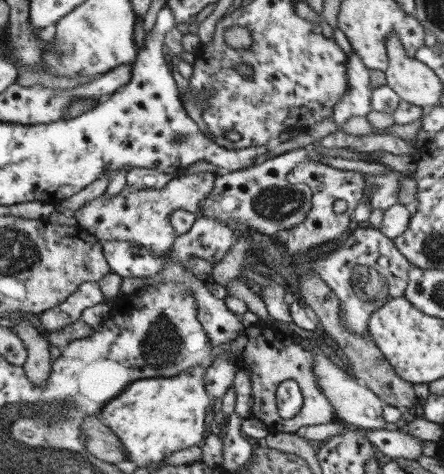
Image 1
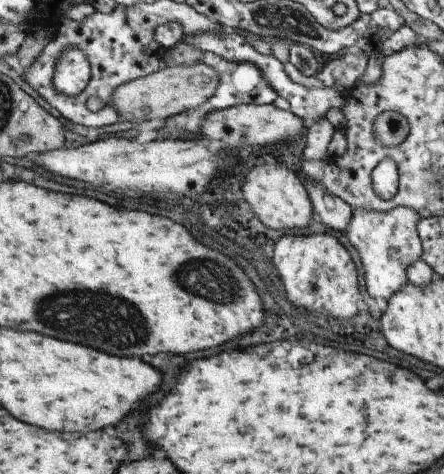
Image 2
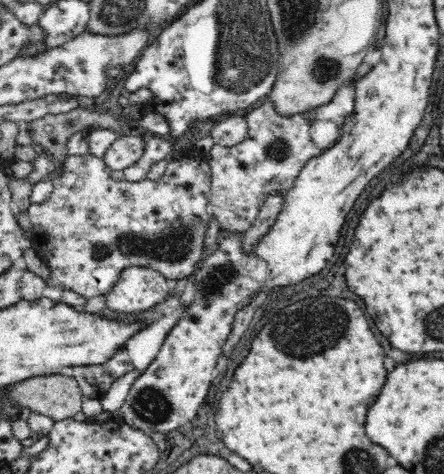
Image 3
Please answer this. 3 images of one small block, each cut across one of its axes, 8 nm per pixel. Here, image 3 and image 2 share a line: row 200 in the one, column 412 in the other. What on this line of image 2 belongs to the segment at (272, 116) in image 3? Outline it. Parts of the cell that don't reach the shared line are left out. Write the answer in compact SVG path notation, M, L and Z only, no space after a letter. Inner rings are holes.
M397 206L389 212L371 212L371 210L351 210L351 220L345 230L351 246L357 248L361 266L363 266L363 284L373 298L389 300L403 284L407 284L407 268L415 264L421 254L421 240L417 234L419 216L413 208Z

